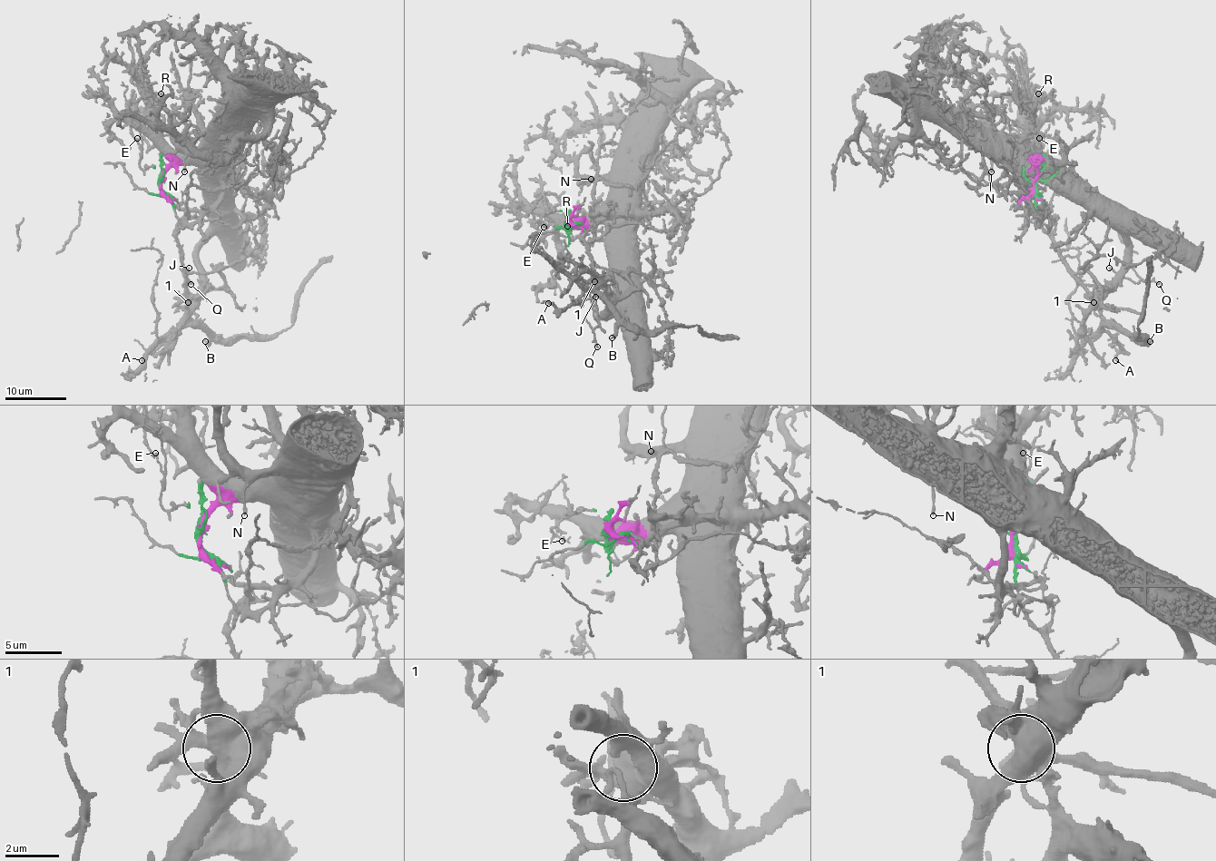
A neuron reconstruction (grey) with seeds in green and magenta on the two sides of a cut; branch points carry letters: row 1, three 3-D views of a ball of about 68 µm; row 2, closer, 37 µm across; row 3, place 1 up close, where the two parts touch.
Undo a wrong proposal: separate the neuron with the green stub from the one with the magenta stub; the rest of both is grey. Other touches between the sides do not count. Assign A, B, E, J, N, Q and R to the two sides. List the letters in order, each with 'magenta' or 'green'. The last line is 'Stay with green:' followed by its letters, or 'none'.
A: green
B: green
E: green
J: green
N: magenta
Q: green
R: magenta
Stay with green: A, B, E, J, Q

